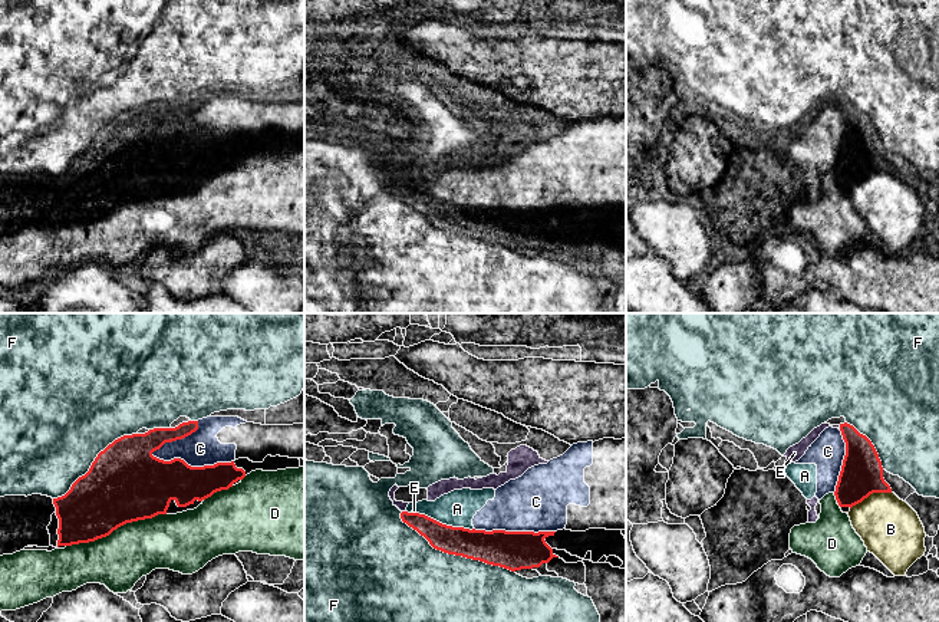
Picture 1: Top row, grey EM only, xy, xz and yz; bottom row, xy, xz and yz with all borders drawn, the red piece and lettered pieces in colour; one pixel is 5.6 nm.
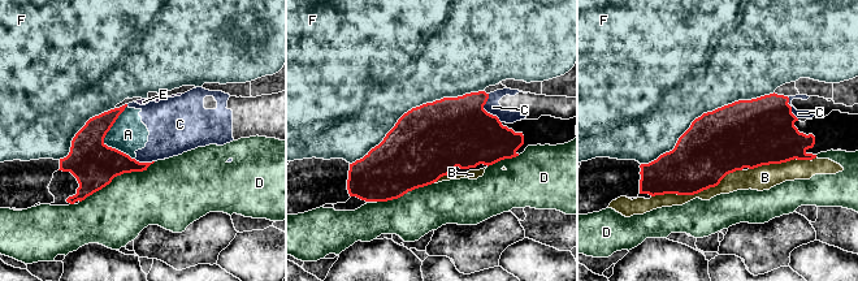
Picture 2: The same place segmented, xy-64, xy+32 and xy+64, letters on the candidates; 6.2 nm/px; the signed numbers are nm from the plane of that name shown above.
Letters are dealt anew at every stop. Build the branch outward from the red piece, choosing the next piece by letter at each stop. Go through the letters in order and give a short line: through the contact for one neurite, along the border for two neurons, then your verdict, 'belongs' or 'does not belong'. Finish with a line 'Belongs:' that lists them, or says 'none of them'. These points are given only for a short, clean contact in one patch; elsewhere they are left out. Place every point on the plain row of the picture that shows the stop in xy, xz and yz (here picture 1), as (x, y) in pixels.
A: does not belong
B: does not belong
C: does not belong
D: does not belong
E: does not belong
F: does not belong
Belongs: none of them

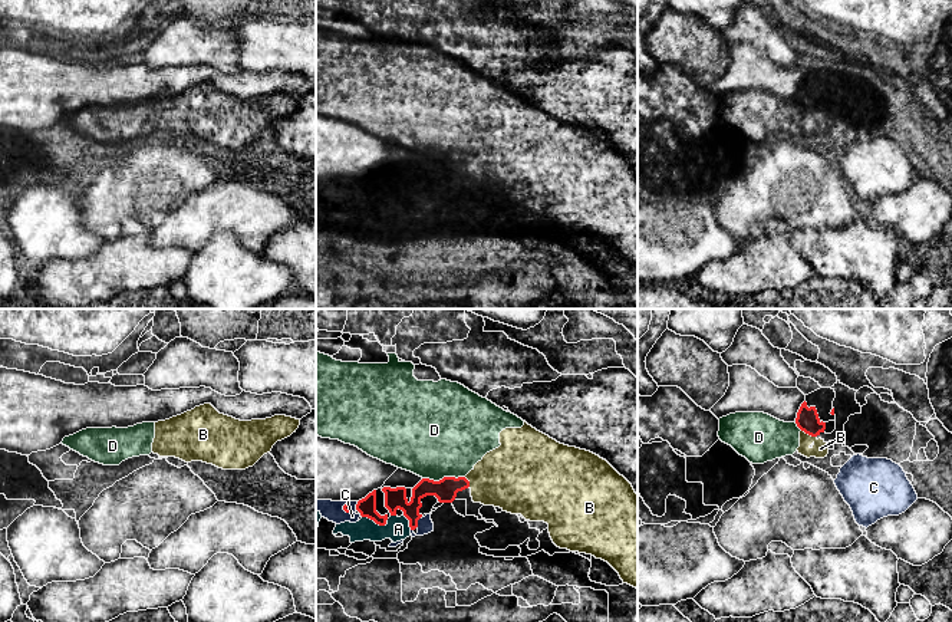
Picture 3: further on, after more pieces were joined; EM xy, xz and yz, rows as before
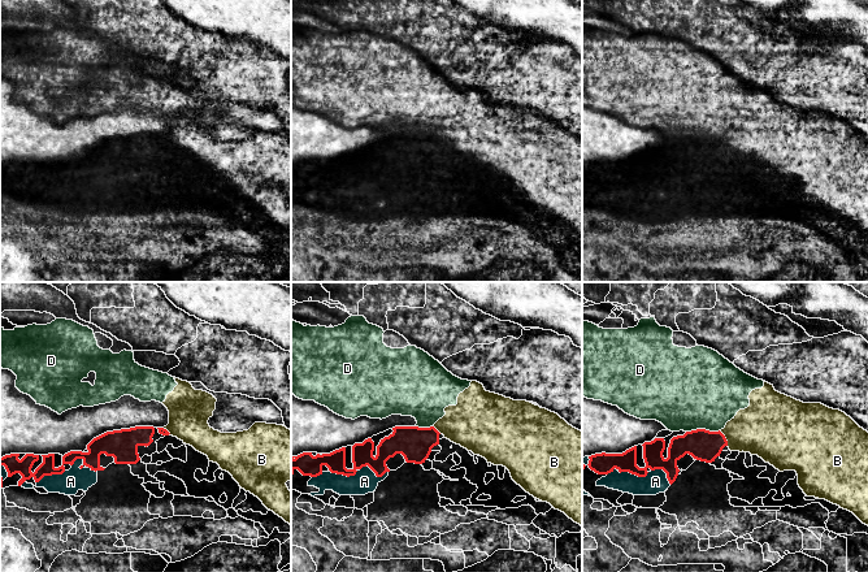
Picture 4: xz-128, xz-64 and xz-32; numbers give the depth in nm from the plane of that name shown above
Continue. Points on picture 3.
A: belongs
B: yz (801, 108), (816, 115) | does not belong
C: does not belong
D: xz (464, 154), (438, 158), (422, 157) | does not belong
Belongs: A

